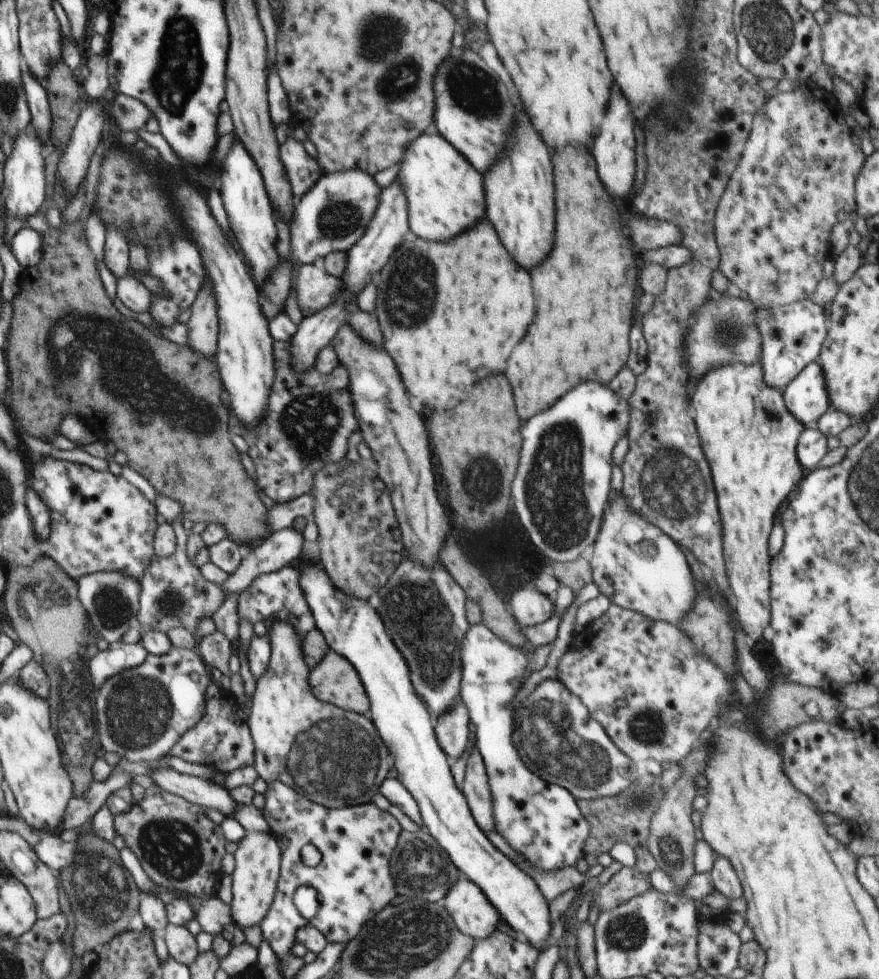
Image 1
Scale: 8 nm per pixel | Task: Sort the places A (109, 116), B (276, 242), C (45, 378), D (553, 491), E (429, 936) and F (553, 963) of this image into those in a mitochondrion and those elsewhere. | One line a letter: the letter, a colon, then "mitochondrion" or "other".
A: other
B: other
C: mitochondrion
D: mitochondrion
E: mitochondrion
F: other

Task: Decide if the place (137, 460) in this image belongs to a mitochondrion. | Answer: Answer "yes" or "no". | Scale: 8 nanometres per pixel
no

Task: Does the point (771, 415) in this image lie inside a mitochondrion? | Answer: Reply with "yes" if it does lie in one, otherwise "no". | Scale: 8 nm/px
yes

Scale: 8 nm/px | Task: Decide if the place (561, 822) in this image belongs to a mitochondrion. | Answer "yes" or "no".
no

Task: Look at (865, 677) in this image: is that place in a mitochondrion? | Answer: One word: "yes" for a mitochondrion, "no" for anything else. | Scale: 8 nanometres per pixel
no

